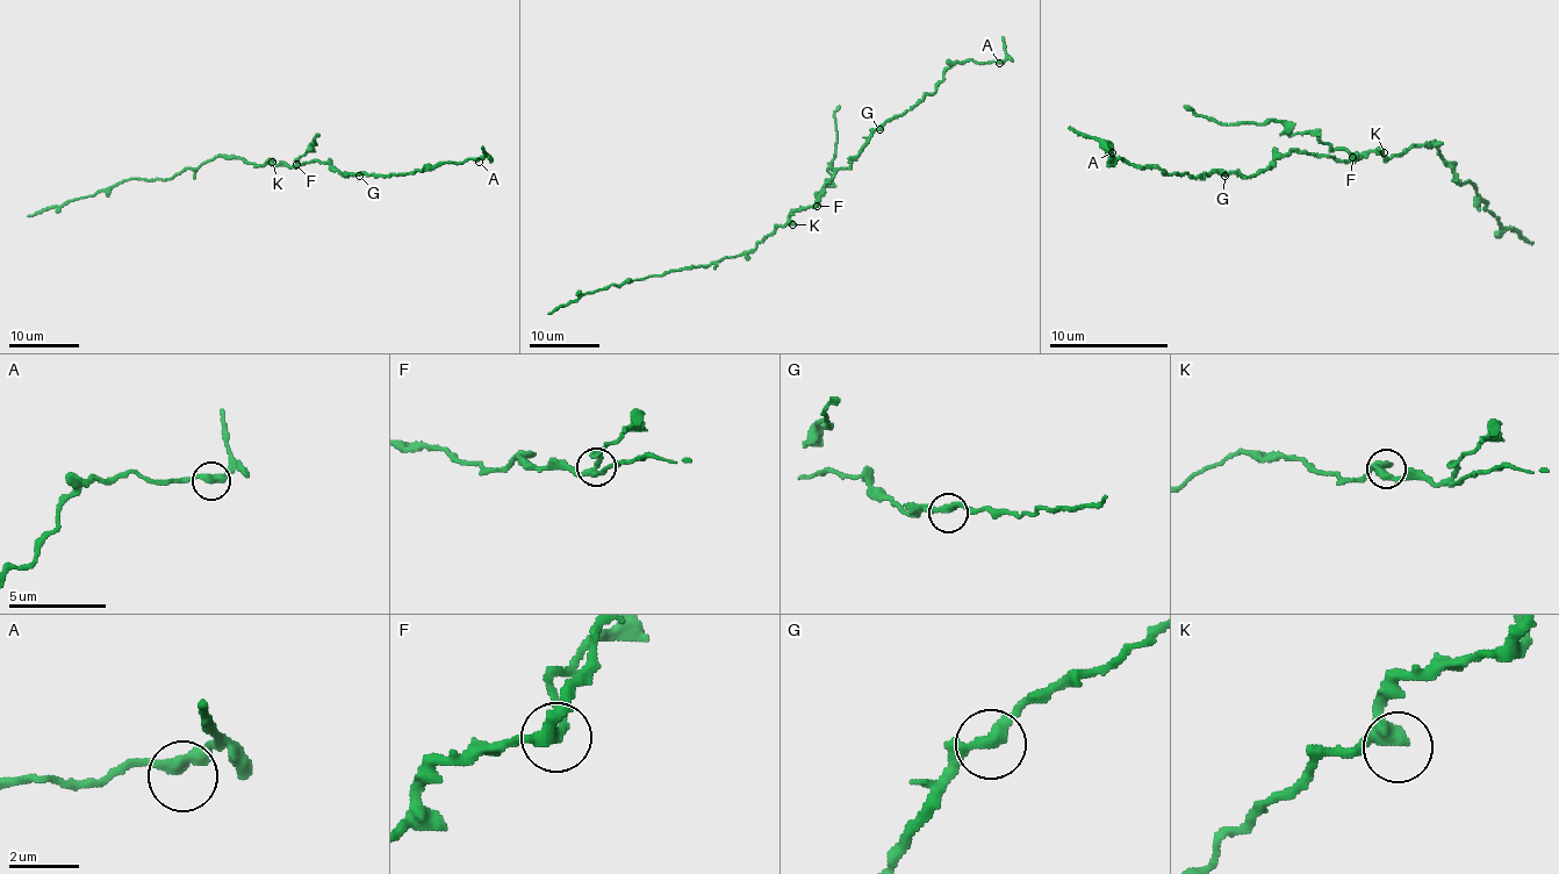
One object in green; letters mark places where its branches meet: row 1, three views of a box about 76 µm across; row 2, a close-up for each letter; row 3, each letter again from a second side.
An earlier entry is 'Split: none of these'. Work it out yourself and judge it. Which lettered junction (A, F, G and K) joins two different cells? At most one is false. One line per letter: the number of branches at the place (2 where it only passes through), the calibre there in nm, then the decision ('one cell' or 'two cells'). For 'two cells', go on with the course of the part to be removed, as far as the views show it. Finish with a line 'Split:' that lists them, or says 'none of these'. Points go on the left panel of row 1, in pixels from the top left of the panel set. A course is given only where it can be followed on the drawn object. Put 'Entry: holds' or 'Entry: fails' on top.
Entry: fails
A: 2 branches meet; 320 nm thick; one cell
F: 3 branches meet; 260 nm thick; two cells; foreign part runs (296, 165), (295, 159), (311, 151), (318, 133)
G: 3 branches meet; 280 nm thick; one cell
K: 2 branches meet; 320 nm thick; one cell
Split: F

